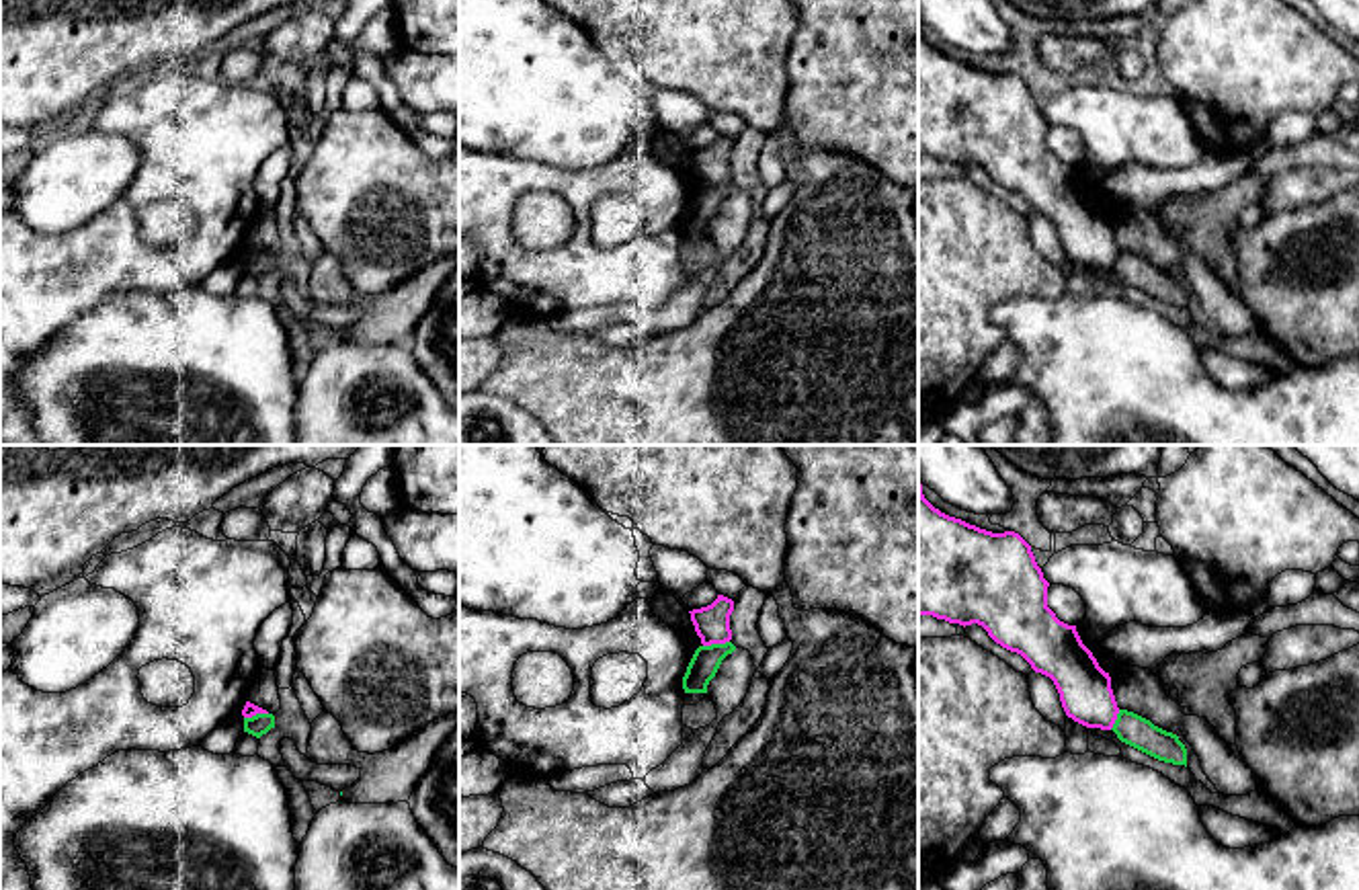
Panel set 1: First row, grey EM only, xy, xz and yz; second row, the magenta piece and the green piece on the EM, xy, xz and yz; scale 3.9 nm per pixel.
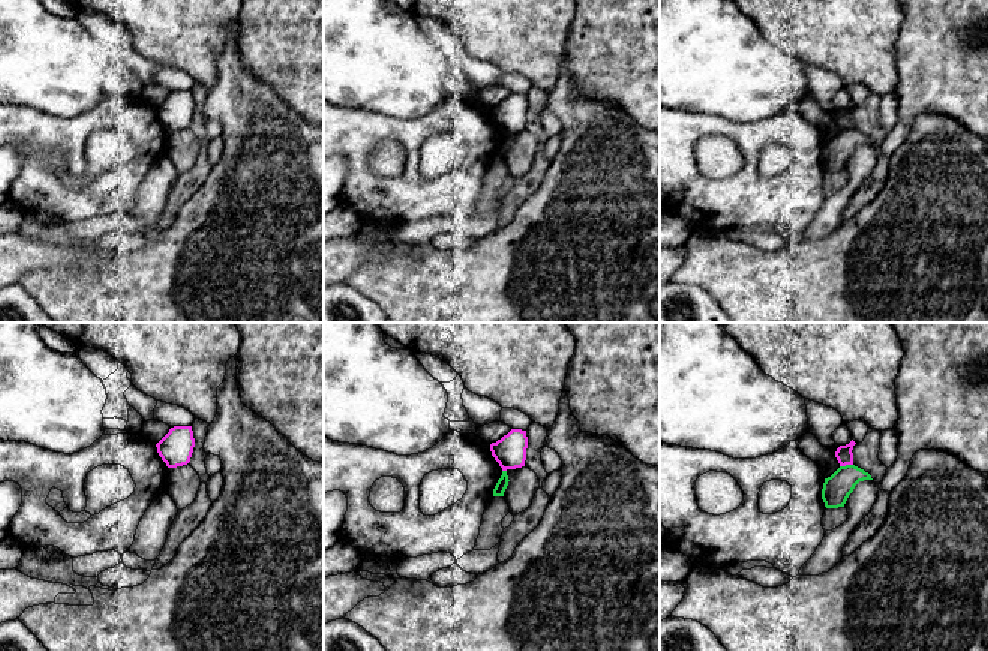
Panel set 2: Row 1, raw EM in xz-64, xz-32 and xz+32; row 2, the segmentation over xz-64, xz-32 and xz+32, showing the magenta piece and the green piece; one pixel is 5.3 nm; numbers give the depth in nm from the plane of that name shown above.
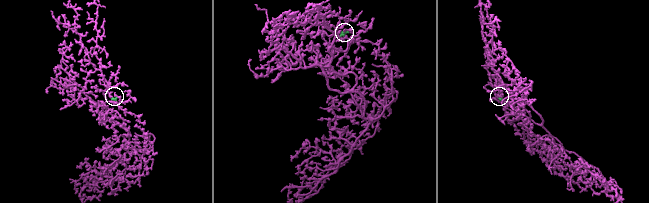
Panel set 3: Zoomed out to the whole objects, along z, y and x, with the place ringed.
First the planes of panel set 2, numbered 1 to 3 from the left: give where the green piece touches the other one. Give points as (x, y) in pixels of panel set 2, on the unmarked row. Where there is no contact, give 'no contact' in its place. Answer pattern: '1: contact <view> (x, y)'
1: no contact
2: contact xz-32 (504, 134)
3: contact xz+32 (846, 128)

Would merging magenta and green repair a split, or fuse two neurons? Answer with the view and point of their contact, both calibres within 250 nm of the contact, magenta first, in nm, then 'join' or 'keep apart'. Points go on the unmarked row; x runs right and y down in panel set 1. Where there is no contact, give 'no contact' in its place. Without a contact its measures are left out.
contact xz (716, 183); calibres 140 and 120 nm; keep apart

